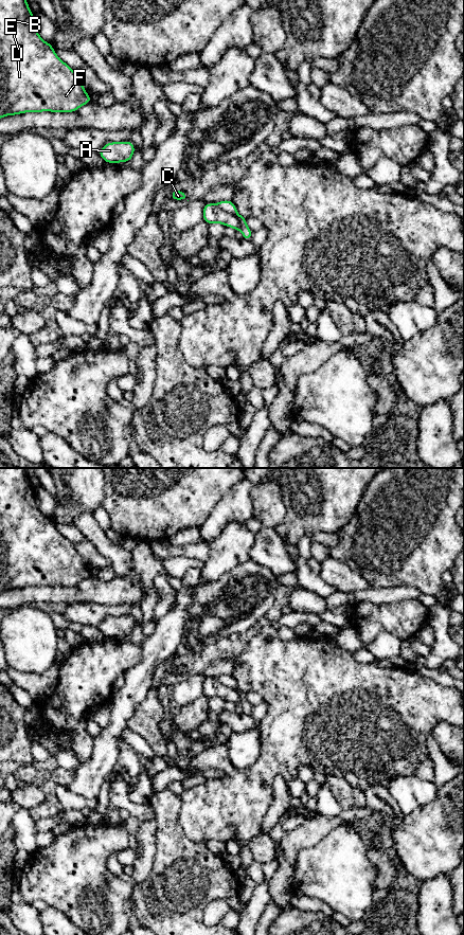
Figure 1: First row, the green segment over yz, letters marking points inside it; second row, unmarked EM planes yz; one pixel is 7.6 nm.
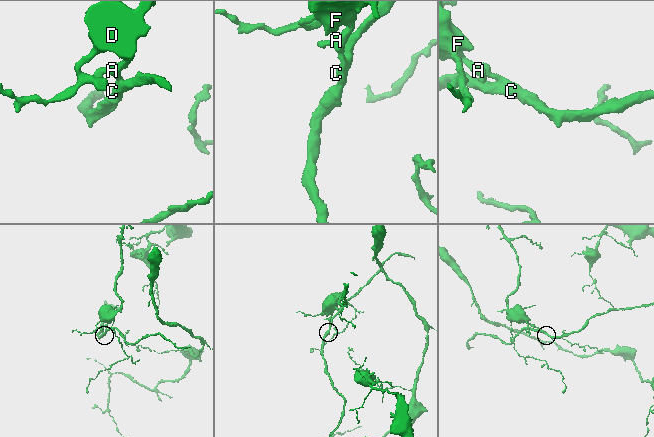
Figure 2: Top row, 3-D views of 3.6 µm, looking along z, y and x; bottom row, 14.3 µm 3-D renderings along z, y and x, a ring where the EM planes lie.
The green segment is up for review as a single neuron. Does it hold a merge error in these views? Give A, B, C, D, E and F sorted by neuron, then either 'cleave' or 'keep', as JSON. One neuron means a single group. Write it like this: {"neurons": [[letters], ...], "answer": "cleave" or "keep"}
{"neurons": [["A", "B", "D", "E", "F"], ["C"]], "answer": "cleave"}

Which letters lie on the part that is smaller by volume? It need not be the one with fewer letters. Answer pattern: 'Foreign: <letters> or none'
Foreign: C

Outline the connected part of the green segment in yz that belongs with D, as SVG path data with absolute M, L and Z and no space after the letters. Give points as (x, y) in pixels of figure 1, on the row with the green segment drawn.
M0 0L0 119L25 112L73 112L91 102L75 71L63 61L37 32L26 0Z

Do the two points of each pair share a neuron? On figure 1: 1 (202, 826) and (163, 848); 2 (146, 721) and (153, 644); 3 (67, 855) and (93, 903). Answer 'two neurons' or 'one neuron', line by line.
1: two neurons
2: two neurons
3: one neuron

